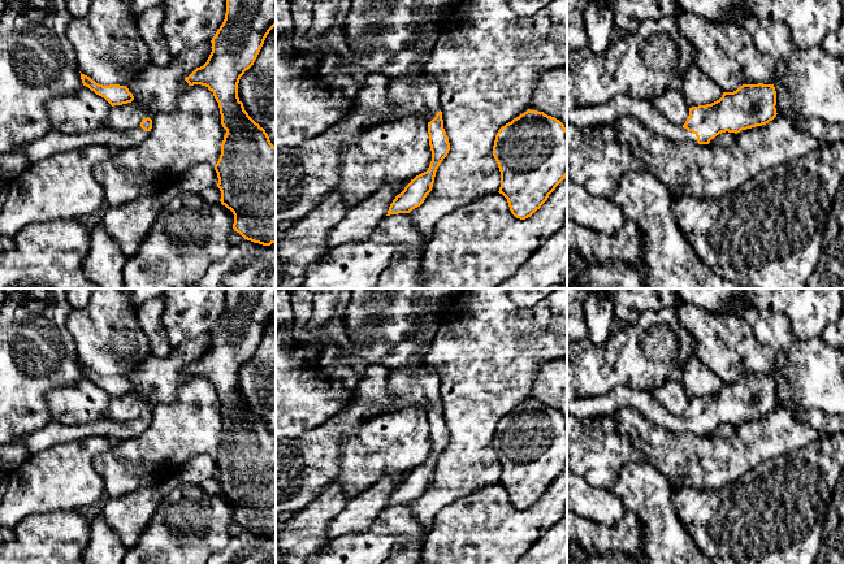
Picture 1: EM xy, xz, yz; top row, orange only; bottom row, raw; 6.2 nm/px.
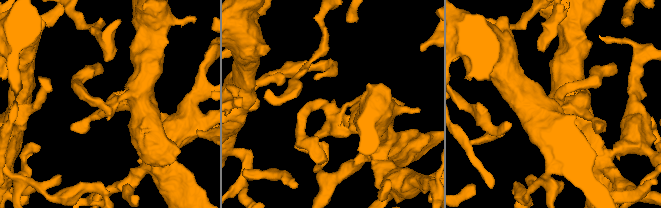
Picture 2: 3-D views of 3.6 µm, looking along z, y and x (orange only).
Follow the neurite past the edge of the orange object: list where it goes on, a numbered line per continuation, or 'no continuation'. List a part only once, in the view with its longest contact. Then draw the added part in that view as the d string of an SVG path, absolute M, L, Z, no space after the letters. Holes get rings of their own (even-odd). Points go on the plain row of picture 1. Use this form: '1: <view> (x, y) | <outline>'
1: yz (644, 402) | M628 387L614 389L602 396L574 399L567 404L567 411L576 418L610 417L616 411L629 407L639 411L654 424L675 433L697 434L697 428L683 416L671 415L649 391L635 391Z

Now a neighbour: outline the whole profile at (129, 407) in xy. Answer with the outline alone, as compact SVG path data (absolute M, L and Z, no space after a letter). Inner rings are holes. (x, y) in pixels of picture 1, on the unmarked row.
M133 391L127 395L112 398L105 418L116 422L133 421L140 416L143 409L152 411L155 405L147 396Z

